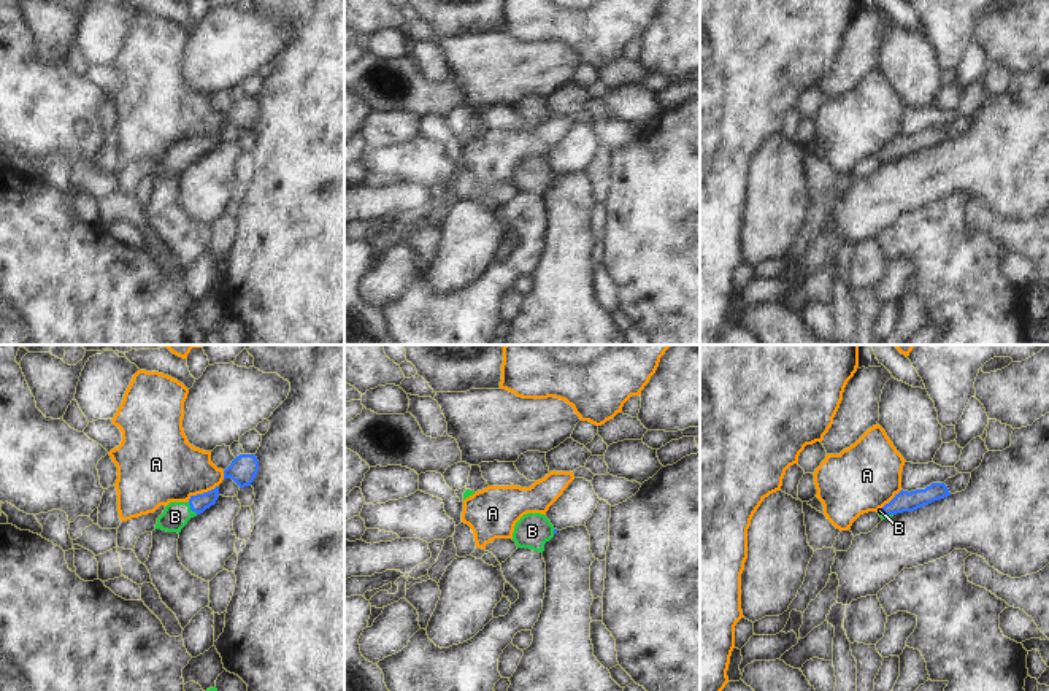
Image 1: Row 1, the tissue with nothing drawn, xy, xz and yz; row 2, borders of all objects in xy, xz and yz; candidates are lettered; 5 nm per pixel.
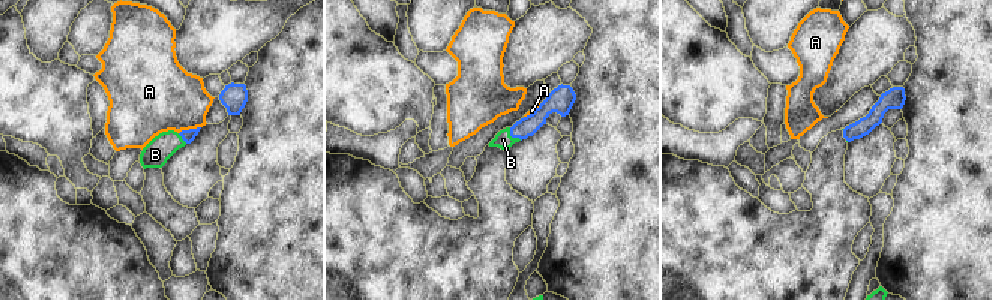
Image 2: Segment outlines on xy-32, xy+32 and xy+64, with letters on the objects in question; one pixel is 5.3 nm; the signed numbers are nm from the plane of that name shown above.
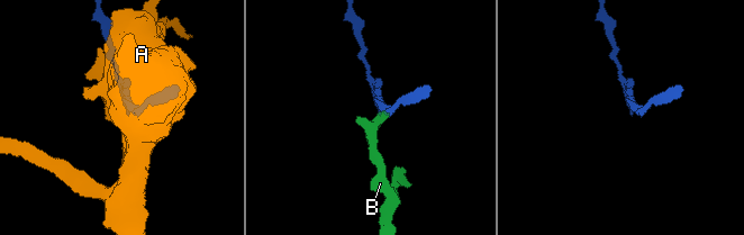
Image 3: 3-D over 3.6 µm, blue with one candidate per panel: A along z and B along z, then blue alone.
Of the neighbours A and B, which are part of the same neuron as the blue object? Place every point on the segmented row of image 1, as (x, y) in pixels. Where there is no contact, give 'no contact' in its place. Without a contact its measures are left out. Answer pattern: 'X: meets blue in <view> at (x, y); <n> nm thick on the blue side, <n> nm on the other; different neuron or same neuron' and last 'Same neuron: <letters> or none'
A: meets blue in xy at (203, 493); 90 nm thick on the blue side, 360 nm on the other; different neuron
B: meets blue in xy at (191, 509); 90 nm thick on the blue side, 140 nm on the other; same neuron
Same neuron: B

